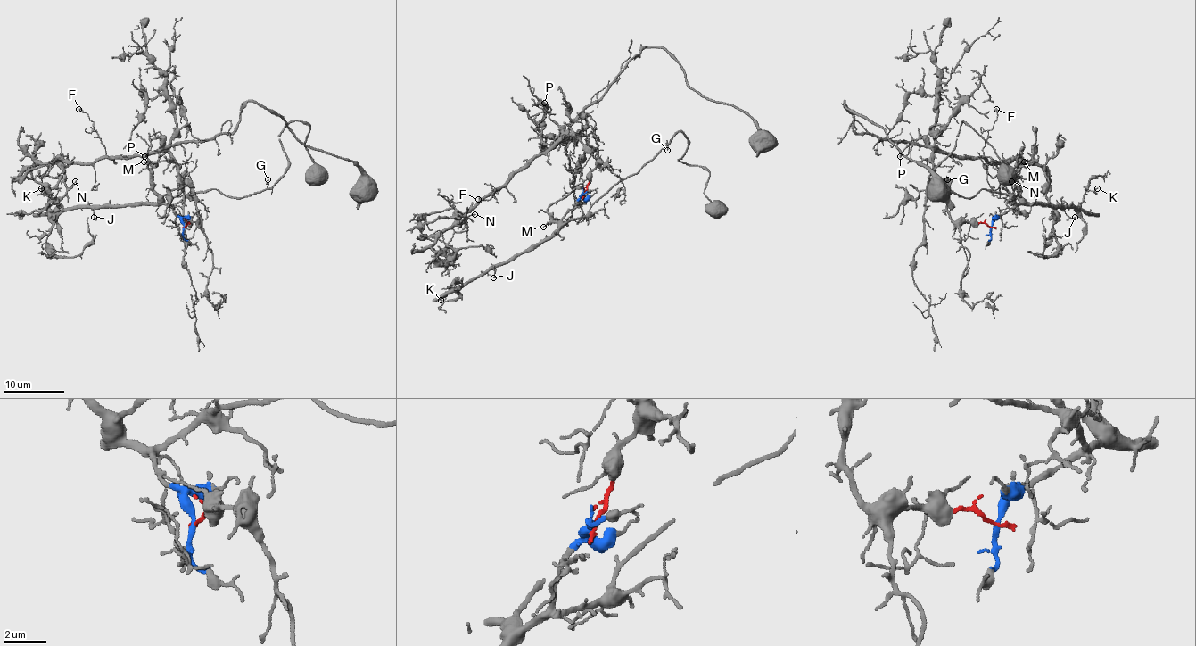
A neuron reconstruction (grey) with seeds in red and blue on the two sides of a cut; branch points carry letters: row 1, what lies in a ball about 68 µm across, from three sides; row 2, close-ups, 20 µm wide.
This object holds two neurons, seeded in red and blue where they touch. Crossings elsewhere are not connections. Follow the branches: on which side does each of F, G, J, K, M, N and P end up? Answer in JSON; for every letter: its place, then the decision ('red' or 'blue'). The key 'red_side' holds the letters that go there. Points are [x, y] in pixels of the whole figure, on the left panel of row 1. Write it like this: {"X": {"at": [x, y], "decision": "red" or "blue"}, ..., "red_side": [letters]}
{"F": {"at": [78, 109], "decision": "red"}, "G": {"at": [268, 179], "decision": "blue"}, "J": {"at": [94, 217], "decision": "blue"}, "K": {"at": [41, 188], "decision": "blue"}, "M": {"at": [144, 161], "decision": "blue"}, "N": {"at": [75, 181], "decision": "red"}, "P": {"at": [144, 156], "decision": "red"}, "red_side": ["F", "N", "P"]}

